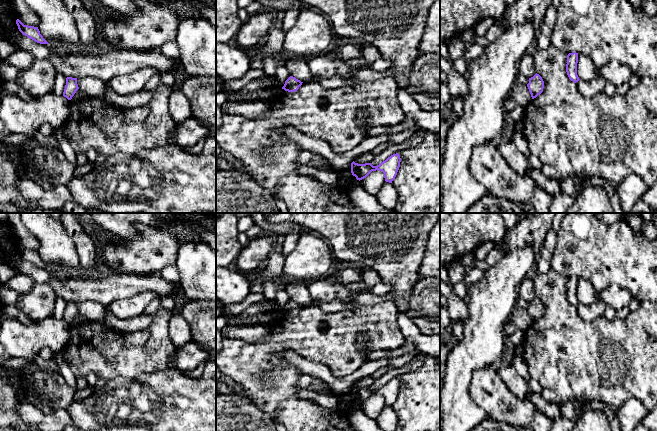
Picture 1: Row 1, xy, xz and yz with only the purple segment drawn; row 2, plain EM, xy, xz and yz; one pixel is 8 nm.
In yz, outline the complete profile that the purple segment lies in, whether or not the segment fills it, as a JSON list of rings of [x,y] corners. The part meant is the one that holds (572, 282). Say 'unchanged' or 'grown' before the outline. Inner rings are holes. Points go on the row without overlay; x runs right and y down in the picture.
unchanged; [[[576,276],[569,277],[567,279],[566,296],[569,303],[574,307],[580,304],[577,299],[577,287],[578,287],[578,277]]]

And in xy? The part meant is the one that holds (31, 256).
unchanged; [[[19,243],[16,244],[19,255],[27,260],[28,262],[34,264],[40,268],[49,268],[43,260],[40,258],[38,251],[24,249]]]

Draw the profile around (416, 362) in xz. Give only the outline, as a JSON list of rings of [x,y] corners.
[[[417,353],[417,355],[408,364],[399,369],[387,371],[383,376],[375,380],[375,382],[370,387],[373,390],[377,390],[391,379],[398,377],[403,372],[415,370],[416,368],[421,366],[424,356],[424,353]]]

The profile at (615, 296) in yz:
[[[578,278],[577,299],[580,304],[584,305],[602,301],[606,307],[612,307],[617,311],[628,306],[632,296],[628,290],[616,284],[597,294],[591,282],[584,278]]]

